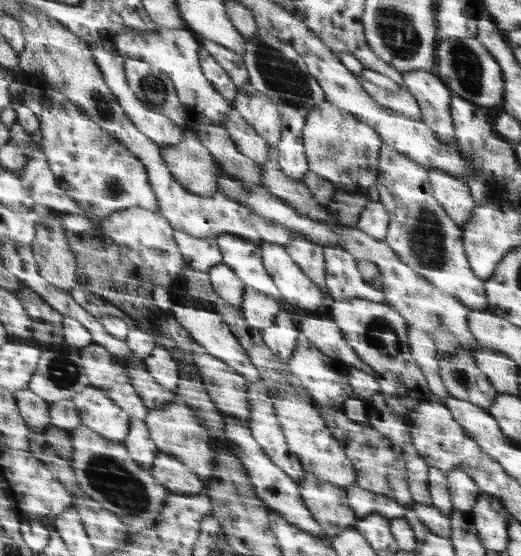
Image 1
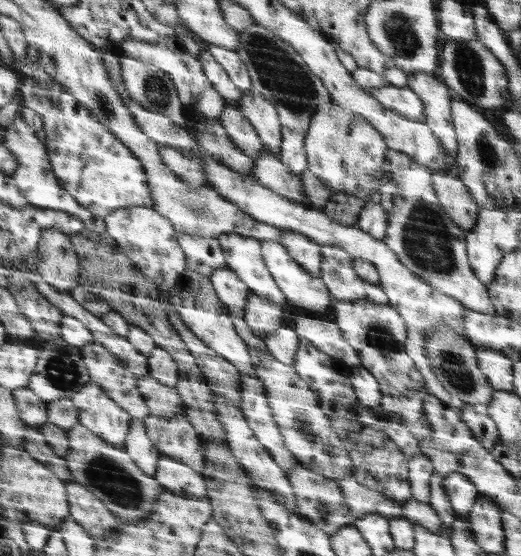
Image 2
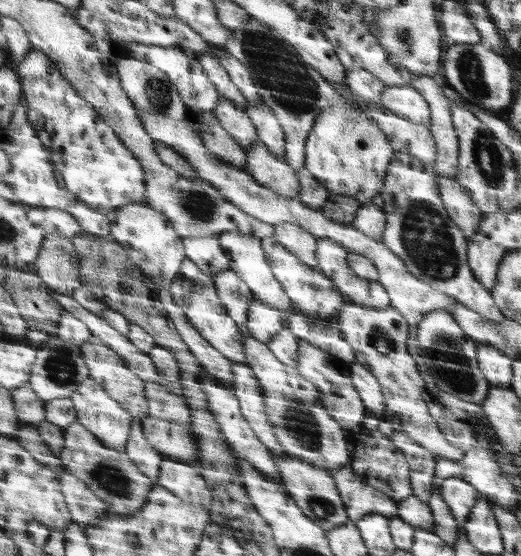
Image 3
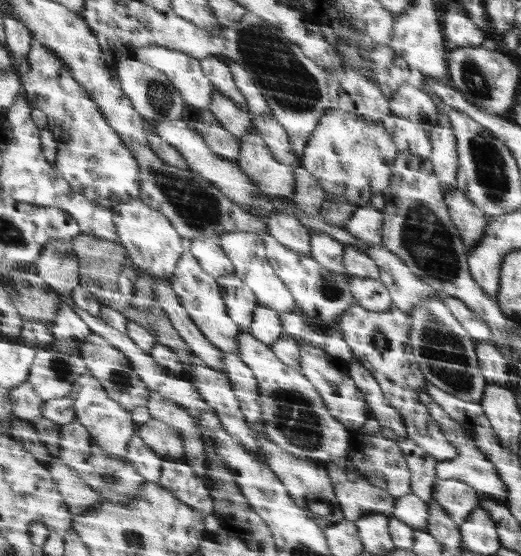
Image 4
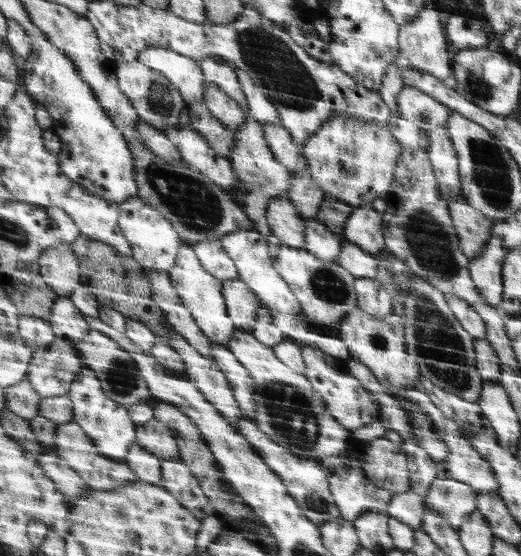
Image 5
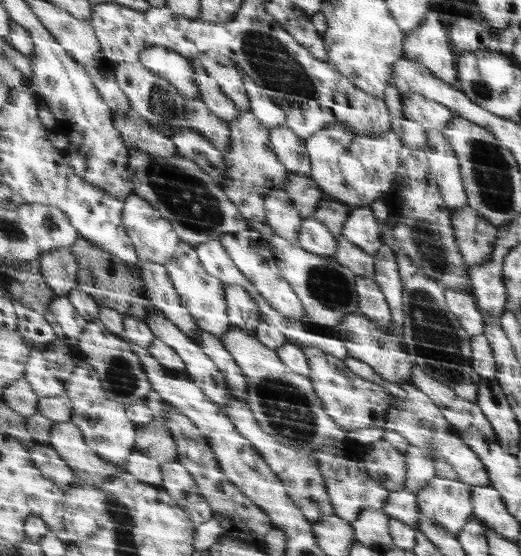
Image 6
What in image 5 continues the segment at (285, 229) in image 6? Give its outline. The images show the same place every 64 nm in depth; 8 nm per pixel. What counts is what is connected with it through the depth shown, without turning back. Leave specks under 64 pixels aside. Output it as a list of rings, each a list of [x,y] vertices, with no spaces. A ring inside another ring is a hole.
[[[286,193],[270,199],[265,211],[272,234],[290,247],[305,248],[307,242],[305,218],[299,214]]]

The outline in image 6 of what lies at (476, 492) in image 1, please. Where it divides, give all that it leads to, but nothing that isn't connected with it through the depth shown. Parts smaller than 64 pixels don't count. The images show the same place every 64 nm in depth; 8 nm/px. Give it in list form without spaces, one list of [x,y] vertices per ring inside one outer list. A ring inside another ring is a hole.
[[[432,477],[422,491],[416,493],[421,518],[440,526],[449,534],[463,531],[474,517],[471,504],[472,486],[459,480]]]

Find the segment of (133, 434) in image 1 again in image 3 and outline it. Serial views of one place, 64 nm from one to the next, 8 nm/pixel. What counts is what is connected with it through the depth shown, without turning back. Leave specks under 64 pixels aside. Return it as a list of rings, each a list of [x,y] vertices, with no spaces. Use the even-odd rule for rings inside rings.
[[[140,418],[135,420],[133,426],[132,438],[130,438],[129,442],[130,446],[128,446],[126,452],[138,464],[140,470],[146,476],[158,480],[166,456],[150,444],[150,440],[146,436],[143,421]]]

